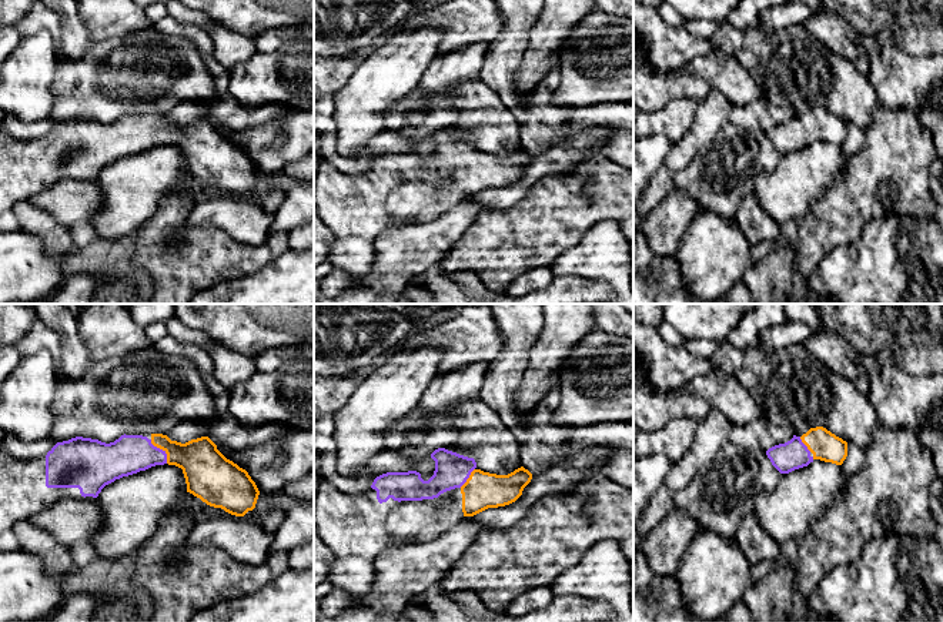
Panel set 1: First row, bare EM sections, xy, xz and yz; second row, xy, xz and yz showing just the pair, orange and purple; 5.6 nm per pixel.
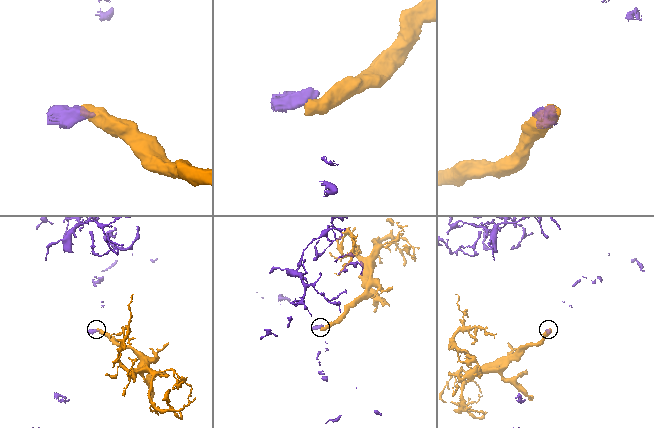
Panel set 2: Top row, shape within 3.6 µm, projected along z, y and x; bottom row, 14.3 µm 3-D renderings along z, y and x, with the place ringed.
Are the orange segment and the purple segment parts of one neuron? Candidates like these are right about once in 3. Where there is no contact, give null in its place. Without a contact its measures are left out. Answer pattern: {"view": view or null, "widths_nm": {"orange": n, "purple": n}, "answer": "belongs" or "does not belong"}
{"view": "xy", "widths_nm": {"orange": 240, "purple": 220}, "answer": "belongs"}

